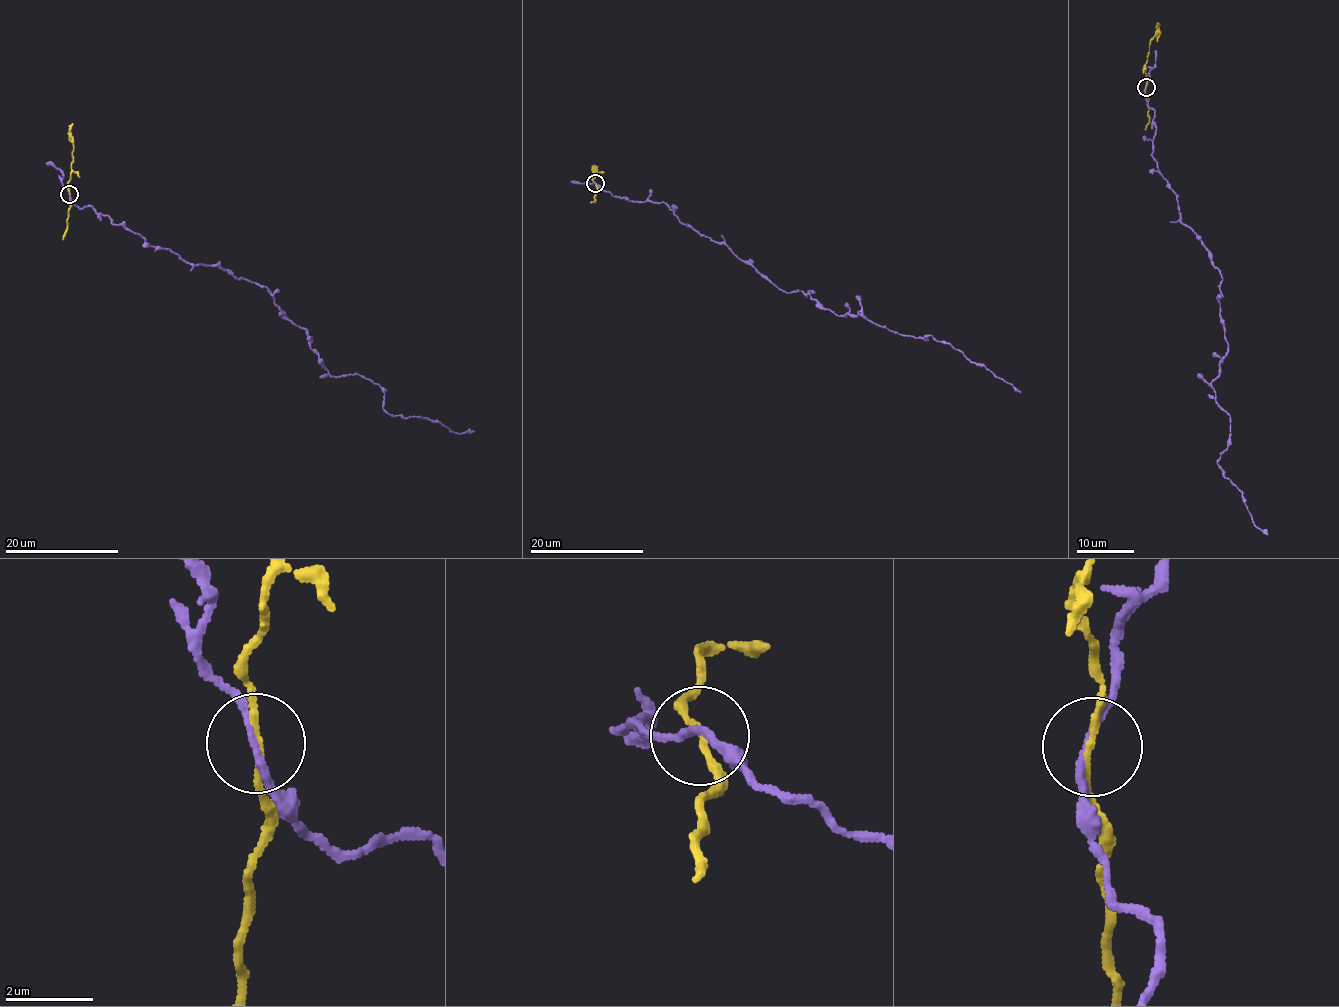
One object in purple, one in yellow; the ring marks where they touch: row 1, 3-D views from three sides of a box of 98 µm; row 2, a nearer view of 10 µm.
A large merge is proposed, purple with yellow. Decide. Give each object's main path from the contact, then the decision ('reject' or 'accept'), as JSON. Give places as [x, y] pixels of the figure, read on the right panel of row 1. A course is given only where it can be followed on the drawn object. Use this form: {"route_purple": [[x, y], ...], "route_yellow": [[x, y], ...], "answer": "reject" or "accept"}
{"route_purple": [[1145, 88], [1153, 157], [1179, 218], [1223, 279], [1228, 349], [1212, 387], [1230, 440], [1217, 462], [1268, 534]], "route_yellow": [[1146, 88], [1144, 65], [1158, 22]], "answer": "reject"}

